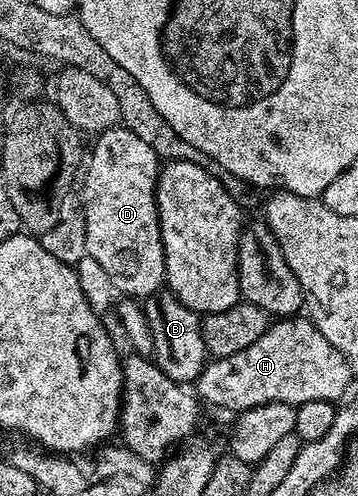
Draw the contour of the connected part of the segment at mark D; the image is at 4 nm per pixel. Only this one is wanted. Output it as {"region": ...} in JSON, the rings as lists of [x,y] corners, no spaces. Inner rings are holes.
{"region":[[[124,127],[96,134],[94,141],[93,154],[88,154],[83,169],[85,186],[79,189],[87,223],[87,254],[107,271],[118,294],[144,299],[165,285],[165,252],[157,218],[159,158],[139,135]]]}

